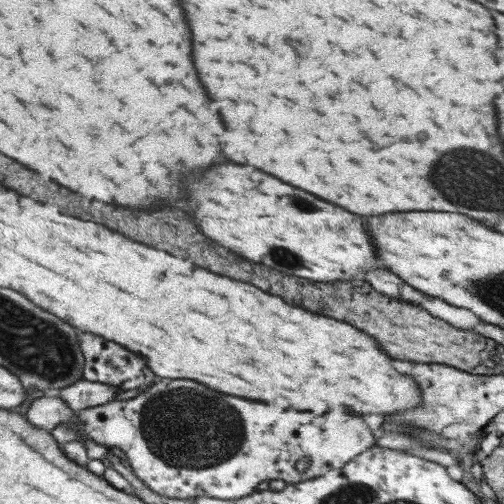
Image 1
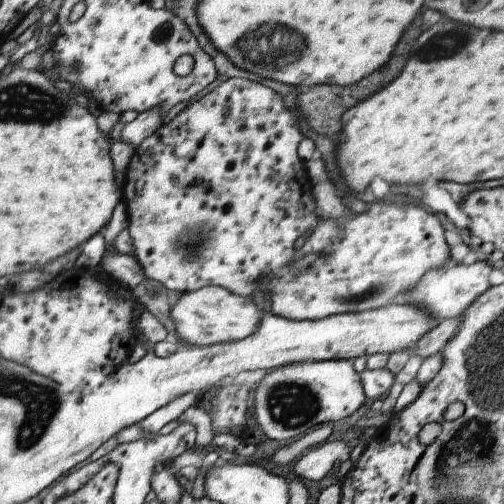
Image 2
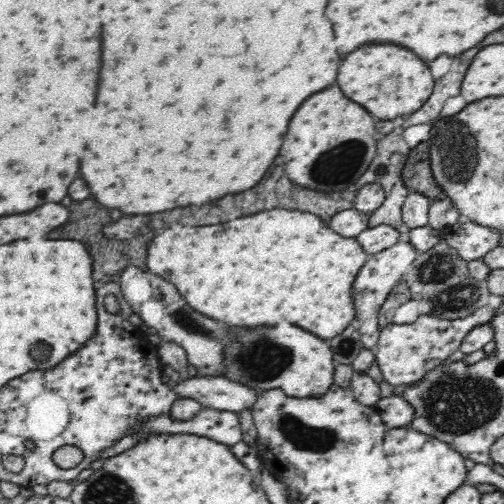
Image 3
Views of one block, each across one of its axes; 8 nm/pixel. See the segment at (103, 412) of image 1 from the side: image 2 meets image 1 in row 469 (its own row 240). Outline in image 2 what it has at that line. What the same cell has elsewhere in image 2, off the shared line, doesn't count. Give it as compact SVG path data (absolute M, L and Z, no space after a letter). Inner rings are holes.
M229 78L223 84L219 84L217 88L213 88L211 92L207 92L199 102L191 104L189 108L181 110L169 124L159 126L159 130L155 134L151 134L149 138L145 138L131 156L131 164L127 166L125 172L125 182L121 186L121 200L127 206L127 216L129 216L129 236L131 236L131 250L133 250L133 258L139 262L145 278L151 278L159 284L163 284L163 288L169 292L169 296L175 298L175 294L191 294L195 290L201 288L209 288L209 286L219 286L229 290L231 294L235 294L237 298L253 298L255 292L263 292L265 296L275 294L277 290L277 282L283 276L299 276L301 272L305 272L307 268L313 268L315 264L321 264L325 260L325 256L329 256L329 250L335 248L335 244L339 240L343 240L345 232L339 226L337 220L321 220L315 214L315 198L313 198L313 184L311 178L307 174L305 162L301 158L297 158L297 144L299 140L303 140L303 136L297 130L297 122L293 118L293 114L289 110L283 108L281 104L281 96L277 96L275 92L271 92L269 88L257 84L257 82L249 82L243 78ZM311 230L311 236L303 242L303 246L295 248L295 240L305 232Z

